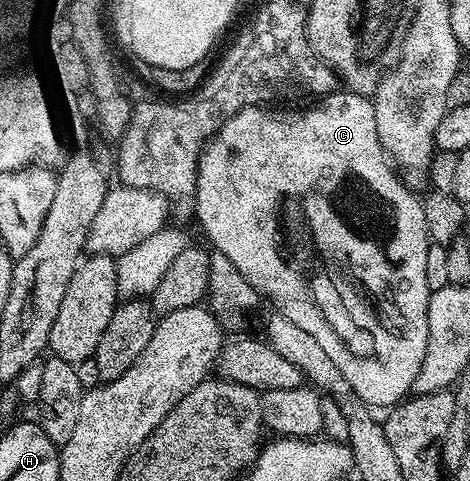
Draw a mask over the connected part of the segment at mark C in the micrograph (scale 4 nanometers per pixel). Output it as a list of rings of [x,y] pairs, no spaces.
[[[338,90],[332,92],[331,95],[324,97],[320,102],[314,103],[306,112],[280,112],[280,107],[277,106],[258,106],[255,108],[244,108],[239,110],[231,118],[227,118],[227,122],[223,122],[223,126],[219,131],[209,139],[209,143],[205,145],[201,151],[201,157],[197,163],[197,194],[195,197],[195,216],[201,222],[201,228],[209,235],[209,240],[214,244],[216,251],[220,255],[226,256],[231,262],[231,266],[235,266],[235,270],[239,274],[243,274],[243,278],[247,278],[247,282],[257,292],[258,297],[270,300],[274,304],[276,311],[280,315],[285,316],[291,322],[295,322],[295,326],[300,326],[303,330],[307,330],[307,334],[311,334],[311,338],[315,338],[315,342],[319,342],[319,347],[331,357],[331,362],[335,362],[335,366],[339,366],[340,372],[343,373],[343,378],[347,378],[347,382],[351,382],[351,390],[355,390],[355,394],[363,401],[364,404],[372,406],[374,409],[388,409],[394,404],[401,403],[410,395],[410,388],[415,382],[415,376],[419,373],[420,364],[423,362],[424,355],[427,351],[427,312],[430,290],[427,286],[427,250],[429,249],[431,239],[427,222],[424,220],[424,206],[420,199],[410,189],[406,188],[404,180],[395,171],[394,165],[386,156],[383,146],[377,137],[375,130],[375,114],[373,113],[373,102],[369,96],[360,96],[357,92],[348,90]]]

